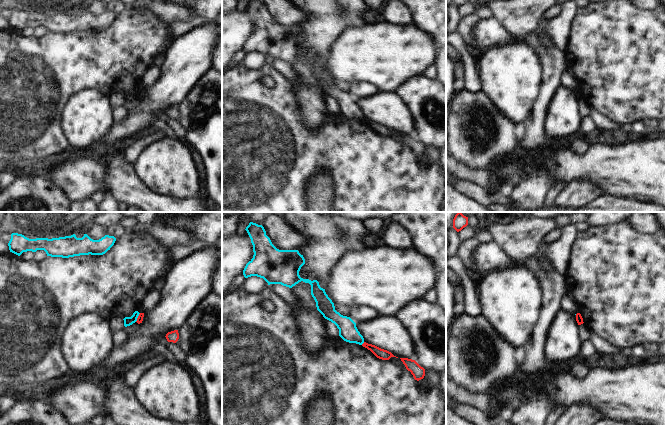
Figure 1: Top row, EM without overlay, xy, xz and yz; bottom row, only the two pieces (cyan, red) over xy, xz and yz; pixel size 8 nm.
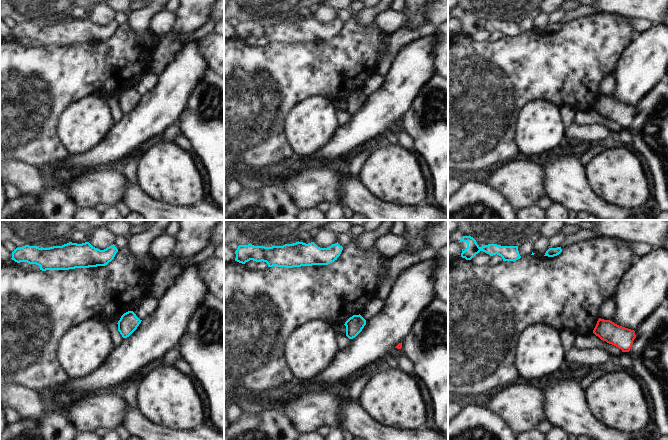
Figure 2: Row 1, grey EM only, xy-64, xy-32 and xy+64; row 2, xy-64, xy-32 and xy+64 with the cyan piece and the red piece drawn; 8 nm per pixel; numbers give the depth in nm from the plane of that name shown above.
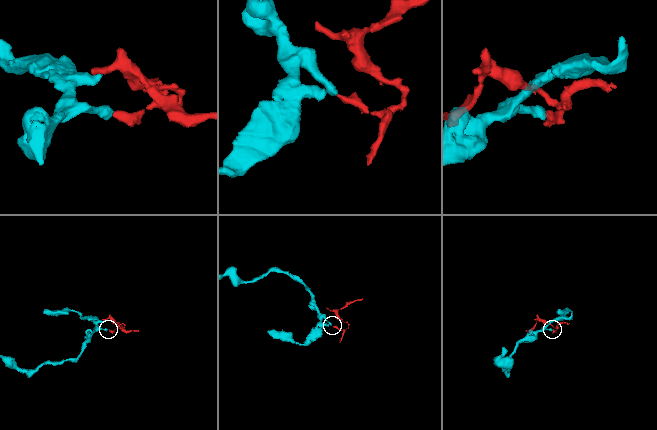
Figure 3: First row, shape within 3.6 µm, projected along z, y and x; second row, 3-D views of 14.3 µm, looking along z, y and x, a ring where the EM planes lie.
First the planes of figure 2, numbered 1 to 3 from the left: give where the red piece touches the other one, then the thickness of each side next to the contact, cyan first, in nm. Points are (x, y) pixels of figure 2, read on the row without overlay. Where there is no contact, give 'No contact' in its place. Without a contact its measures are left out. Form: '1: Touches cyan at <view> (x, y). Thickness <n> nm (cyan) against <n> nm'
1: No contact
2: No contact
3: No contact.

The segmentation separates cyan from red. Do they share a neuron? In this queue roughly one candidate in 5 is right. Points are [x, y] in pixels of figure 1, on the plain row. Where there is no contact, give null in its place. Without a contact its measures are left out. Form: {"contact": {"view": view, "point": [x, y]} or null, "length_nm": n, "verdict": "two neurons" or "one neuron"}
{"contact": {"view": "xz", "point": [362, 119]}, "length_nm": 40, "verdict": "two neurons"}

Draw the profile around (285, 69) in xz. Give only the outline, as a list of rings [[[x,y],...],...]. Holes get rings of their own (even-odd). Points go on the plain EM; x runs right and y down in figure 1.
[[[281,60],[268,61],[274,70],[282,74],[293,87],[296,87],[299,83],[299,75],[292,70],[291,64],[283,62]]]

